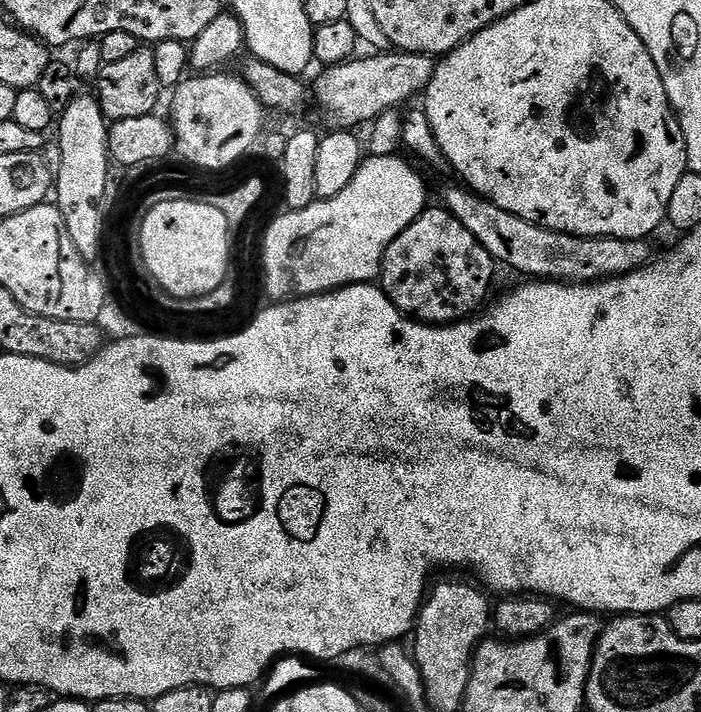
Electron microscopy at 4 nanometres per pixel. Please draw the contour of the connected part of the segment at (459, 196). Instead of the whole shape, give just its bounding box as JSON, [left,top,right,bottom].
[443,186,650,284]

